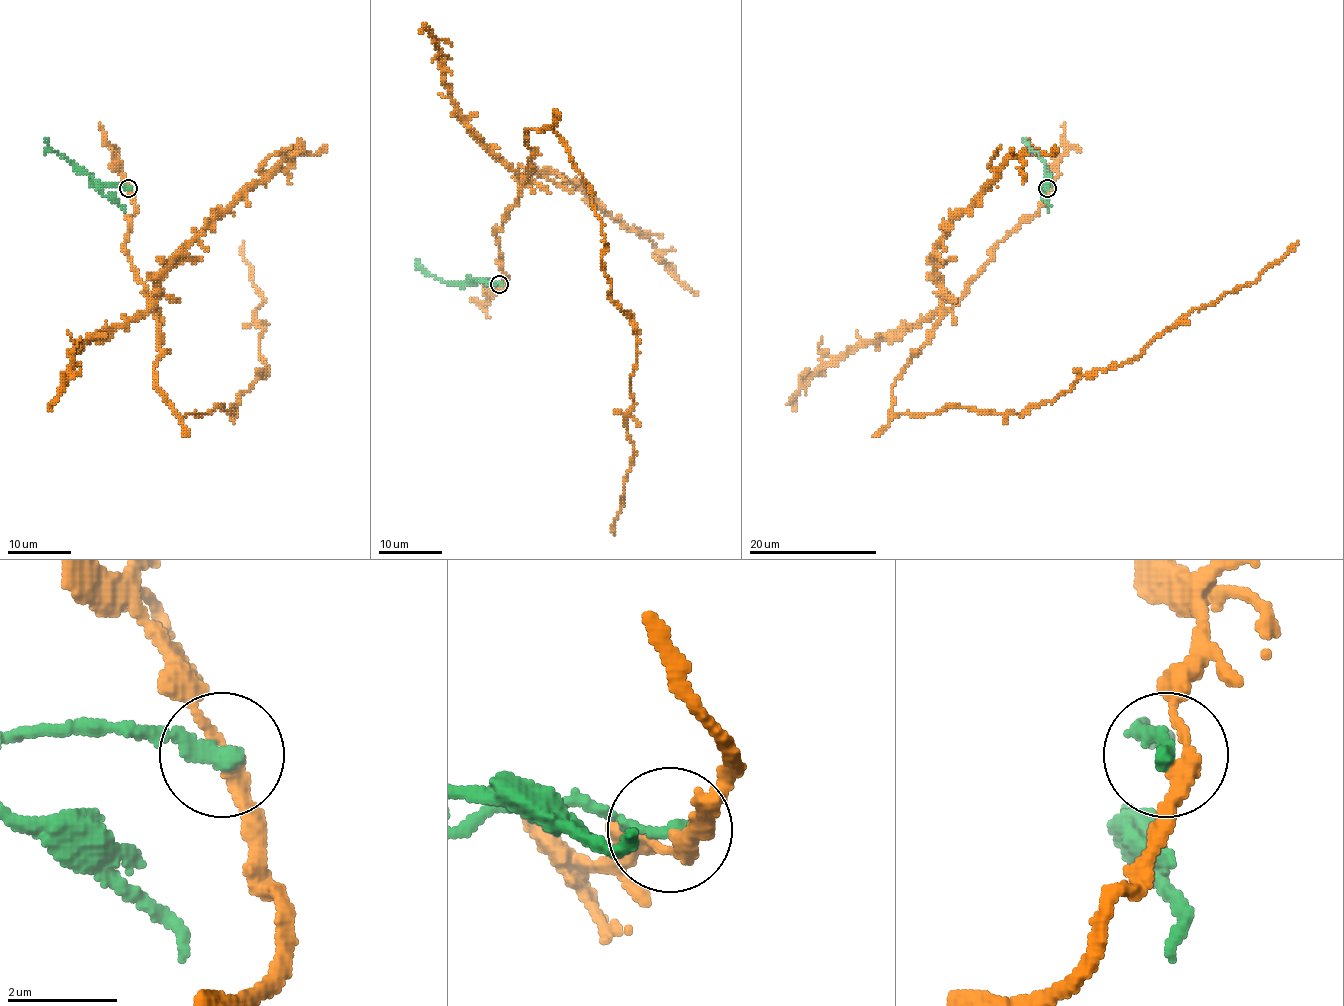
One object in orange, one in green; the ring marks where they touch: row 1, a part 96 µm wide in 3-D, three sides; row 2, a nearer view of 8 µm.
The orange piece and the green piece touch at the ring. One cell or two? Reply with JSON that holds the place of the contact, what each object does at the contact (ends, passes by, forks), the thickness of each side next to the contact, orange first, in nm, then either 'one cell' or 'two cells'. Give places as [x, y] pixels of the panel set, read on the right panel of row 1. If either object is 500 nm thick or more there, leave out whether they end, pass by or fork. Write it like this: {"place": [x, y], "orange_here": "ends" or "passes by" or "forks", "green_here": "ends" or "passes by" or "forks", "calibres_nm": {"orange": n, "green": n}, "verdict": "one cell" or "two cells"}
{"place": [1047, 188], "orange_here": "passes by", "green_here": "ends", "calibres_nm": {"orange": 260, "green": 320}, "verdict": "two cells"}

